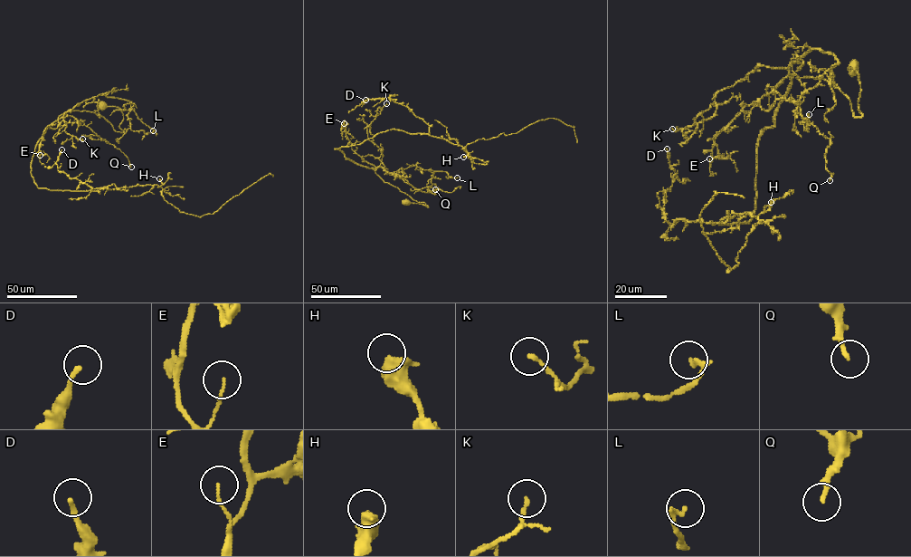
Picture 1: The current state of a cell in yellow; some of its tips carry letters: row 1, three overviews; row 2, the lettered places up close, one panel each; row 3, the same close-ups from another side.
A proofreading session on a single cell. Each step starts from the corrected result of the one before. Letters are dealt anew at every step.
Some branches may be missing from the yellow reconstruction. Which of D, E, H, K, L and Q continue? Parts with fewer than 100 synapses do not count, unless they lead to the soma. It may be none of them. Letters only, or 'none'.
none

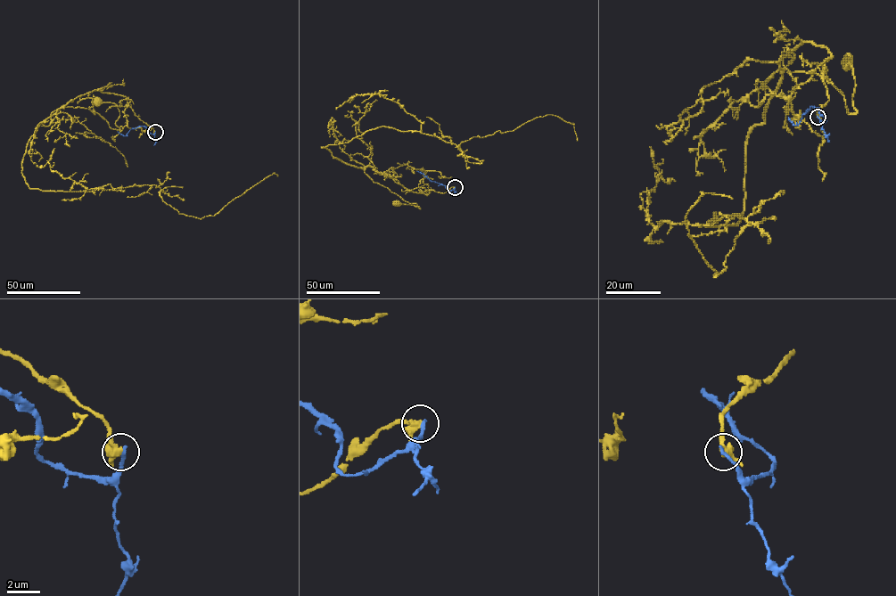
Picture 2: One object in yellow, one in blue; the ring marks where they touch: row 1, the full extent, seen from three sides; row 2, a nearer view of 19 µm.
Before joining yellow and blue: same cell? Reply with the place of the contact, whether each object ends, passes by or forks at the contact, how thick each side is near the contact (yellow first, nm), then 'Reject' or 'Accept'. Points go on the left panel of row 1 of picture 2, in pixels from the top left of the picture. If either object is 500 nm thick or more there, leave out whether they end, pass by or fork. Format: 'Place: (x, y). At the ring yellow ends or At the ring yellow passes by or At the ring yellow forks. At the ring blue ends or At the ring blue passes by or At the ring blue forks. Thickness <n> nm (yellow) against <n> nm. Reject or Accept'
Place: (155, 132). At the ring yellow passes by. At the ring blue ends. Thickness 360 nm (yellow) against 240 nm. Reject

